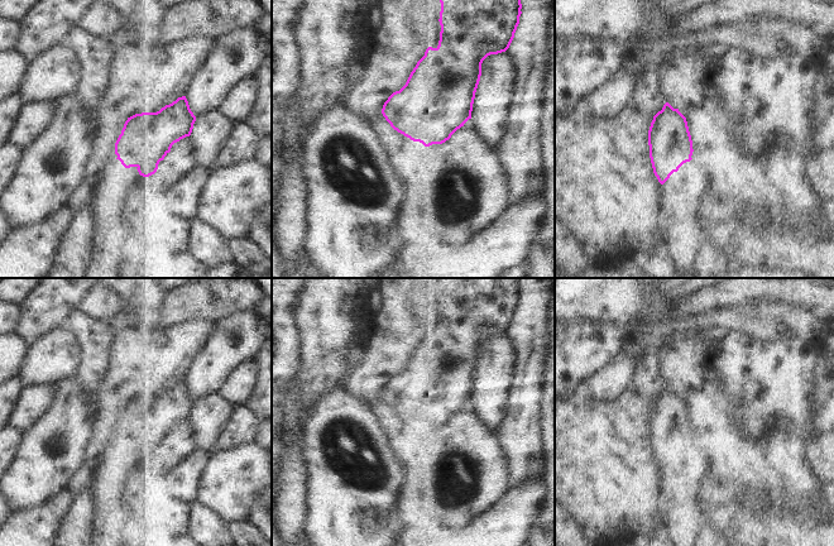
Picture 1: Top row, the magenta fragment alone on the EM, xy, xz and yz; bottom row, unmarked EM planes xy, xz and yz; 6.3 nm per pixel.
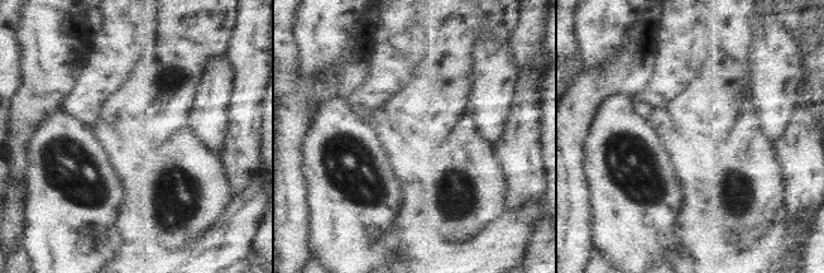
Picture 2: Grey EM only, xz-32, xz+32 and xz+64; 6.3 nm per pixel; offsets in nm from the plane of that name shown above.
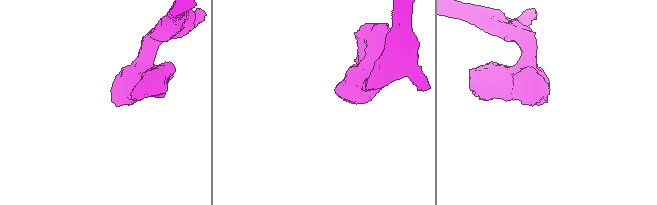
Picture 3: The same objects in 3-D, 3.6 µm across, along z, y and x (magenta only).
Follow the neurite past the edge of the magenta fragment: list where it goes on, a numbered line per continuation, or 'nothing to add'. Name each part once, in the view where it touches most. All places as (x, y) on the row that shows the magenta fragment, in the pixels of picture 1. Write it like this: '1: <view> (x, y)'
1: yz (686, 194)

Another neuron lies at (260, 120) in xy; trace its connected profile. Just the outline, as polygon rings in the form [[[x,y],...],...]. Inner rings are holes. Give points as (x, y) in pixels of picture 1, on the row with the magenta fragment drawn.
[[[272,52],[260,63],[255,77],[259,82],[259,101],[248,123],[265,138],[272,134]]]

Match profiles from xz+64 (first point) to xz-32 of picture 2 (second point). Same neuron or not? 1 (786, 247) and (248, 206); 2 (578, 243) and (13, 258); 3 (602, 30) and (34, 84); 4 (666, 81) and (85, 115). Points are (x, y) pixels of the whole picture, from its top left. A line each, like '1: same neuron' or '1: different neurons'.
1: same neuron
2: different neurons
3: same neuron
4: same neuron

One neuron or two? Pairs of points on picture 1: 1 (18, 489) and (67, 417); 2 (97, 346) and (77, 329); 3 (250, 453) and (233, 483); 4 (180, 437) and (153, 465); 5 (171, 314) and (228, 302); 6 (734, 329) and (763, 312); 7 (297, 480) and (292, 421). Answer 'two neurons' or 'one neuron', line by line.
1: one neuron
2: one neuron
3: one neuron
4: one neuron
5: one neuron
6: one neuron
7: one neuron

